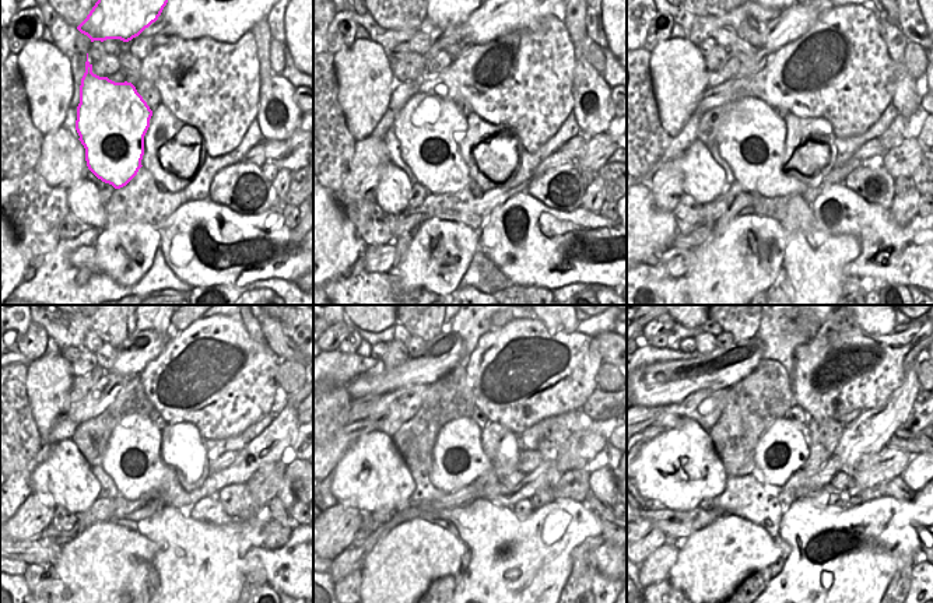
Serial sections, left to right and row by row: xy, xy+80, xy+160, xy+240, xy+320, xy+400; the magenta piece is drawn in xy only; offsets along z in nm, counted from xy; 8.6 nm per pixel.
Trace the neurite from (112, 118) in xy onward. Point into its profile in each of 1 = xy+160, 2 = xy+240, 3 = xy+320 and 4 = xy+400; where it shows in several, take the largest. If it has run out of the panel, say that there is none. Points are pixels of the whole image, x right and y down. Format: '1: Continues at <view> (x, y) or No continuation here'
1: Continues at xy+160 (751, 137)
2: Continues at xy+240 (132, 459)
3: Continues at xy+320 (458, 459)
4: Continues at xy+400 (784, 448)

